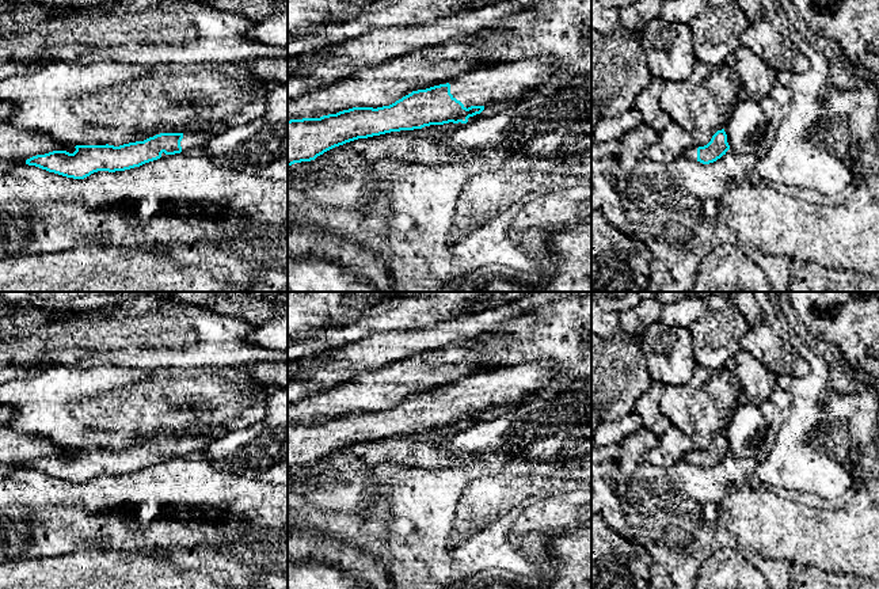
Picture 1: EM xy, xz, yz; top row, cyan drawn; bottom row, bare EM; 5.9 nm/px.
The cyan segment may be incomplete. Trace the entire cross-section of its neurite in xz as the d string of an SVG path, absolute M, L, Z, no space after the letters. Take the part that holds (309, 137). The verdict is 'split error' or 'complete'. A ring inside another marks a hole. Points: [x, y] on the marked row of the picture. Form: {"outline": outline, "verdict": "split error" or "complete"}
{"outline": "M544 61L502 64L467 73L446 84L412 91L389 106L353 107L320 118L290 119L288 121L288 166L315 160L324 152L358 138L449 122L467 124L469 117L480 114L486 107L524 100L544 80L547 81L544 92L562 86L559 73L555 73L552 66Z", "verdict": "split error"}

